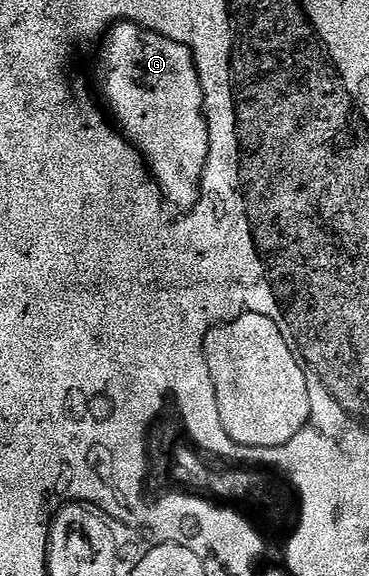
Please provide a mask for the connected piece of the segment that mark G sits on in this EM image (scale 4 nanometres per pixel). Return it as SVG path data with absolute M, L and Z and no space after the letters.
M121 21L111 26L99 47L99 66L95 69L95 77L107 100L110 120L117 126L118 132L139 150L164 198L170 204L172 201L180 205L180 210L190 209L199 197L199 183L203 179L209 155L207 114L203 112L203 92L191 49L131 21Z

